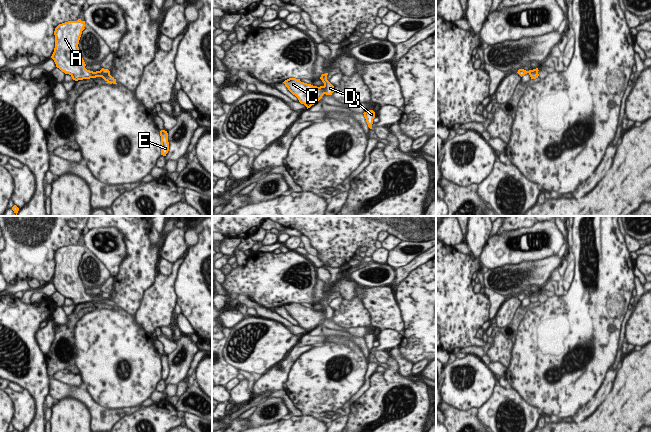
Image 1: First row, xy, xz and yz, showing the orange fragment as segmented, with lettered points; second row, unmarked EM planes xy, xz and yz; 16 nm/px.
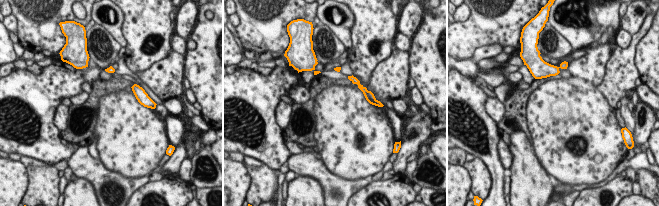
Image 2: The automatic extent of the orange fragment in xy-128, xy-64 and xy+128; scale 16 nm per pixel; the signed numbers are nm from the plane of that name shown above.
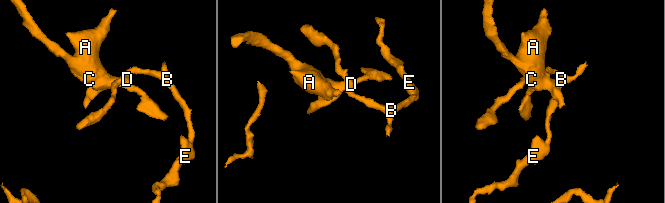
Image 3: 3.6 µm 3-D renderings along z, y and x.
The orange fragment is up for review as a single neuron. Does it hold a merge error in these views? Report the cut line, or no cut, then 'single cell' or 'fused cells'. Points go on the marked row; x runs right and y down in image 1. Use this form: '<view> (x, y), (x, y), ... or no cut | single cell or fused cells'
xz (323, 86), (325, 93) | fused cells

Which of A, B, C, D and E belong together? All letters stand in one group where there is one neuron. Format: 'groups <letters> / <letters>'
groups A C / B D E

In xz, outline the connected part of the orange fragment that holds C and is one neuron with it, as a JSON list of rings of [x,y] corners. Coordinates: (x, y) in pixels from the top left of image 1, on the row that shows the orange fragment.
[[[289,78],[283,83],[288,90],[298,98],[299,102],[307,107],[307,109],[316,104],[325,94],[324,86],[313,86],[301,82],[300,79]]]

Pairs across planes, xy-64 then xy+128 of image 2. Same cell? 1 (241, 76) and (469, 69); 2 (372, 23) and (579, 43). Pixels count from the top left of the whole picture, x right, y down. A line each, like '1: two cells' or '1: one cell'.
1: two cells
2: two cells

